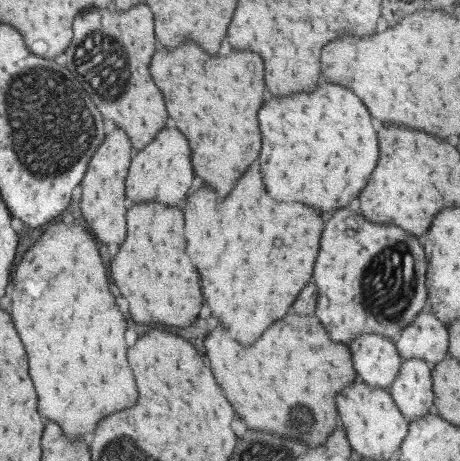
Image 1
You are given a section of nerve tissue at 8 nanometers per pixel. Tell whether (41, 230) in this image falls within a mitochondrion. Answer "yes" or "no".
no

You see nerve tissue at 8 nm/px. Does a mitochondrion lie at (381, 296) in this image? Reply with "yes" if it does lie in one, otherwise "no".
yes

